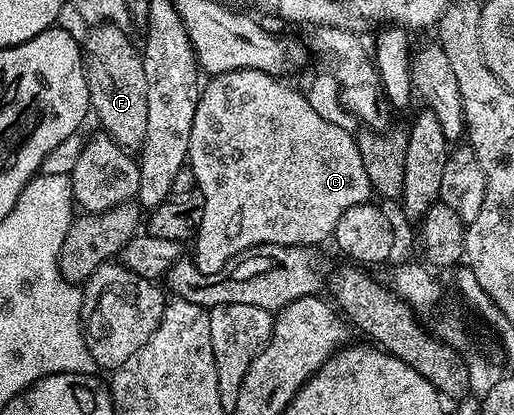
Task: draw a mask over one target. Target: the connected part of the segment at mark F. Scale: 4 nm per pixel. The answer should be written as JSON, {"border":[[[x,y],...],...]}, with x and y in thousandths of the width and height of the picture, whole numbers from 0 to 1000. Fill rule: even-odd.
{"border":[[[220,53],[177,60],[163,94],[163,157],[175,263],[198,301],[193,306],[239,361],[268,366],[280,347],[280,318],[288,318],[288,231],[270,113],[253,104],[245,80]]]}

